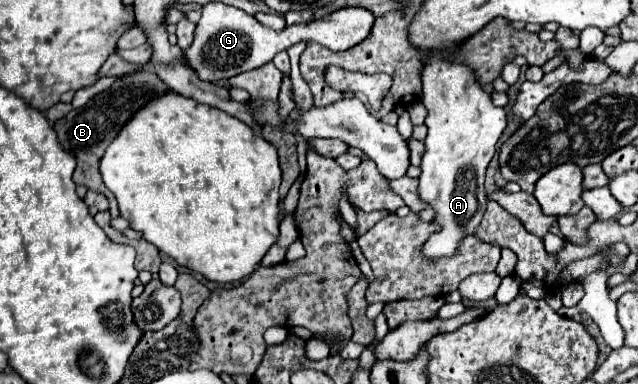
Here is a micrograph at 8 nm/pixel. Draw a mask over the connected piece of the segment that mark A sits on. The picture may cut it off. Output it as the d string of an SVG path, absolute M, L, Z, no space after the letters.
M431 58L423 66L421 78L423 104L427 108L425 126L429 128L429 134L419 166L417 196L435 210L433 224L439 226L439 230L421 244L421 256L425 260L439 260L443 256L455 256L463 238L475 234L481 224L487 204L487 194L483 190L485 170L495 156L497 140L507 126L507 112L505 108L491 104L489 94L481 90L467 66Z

